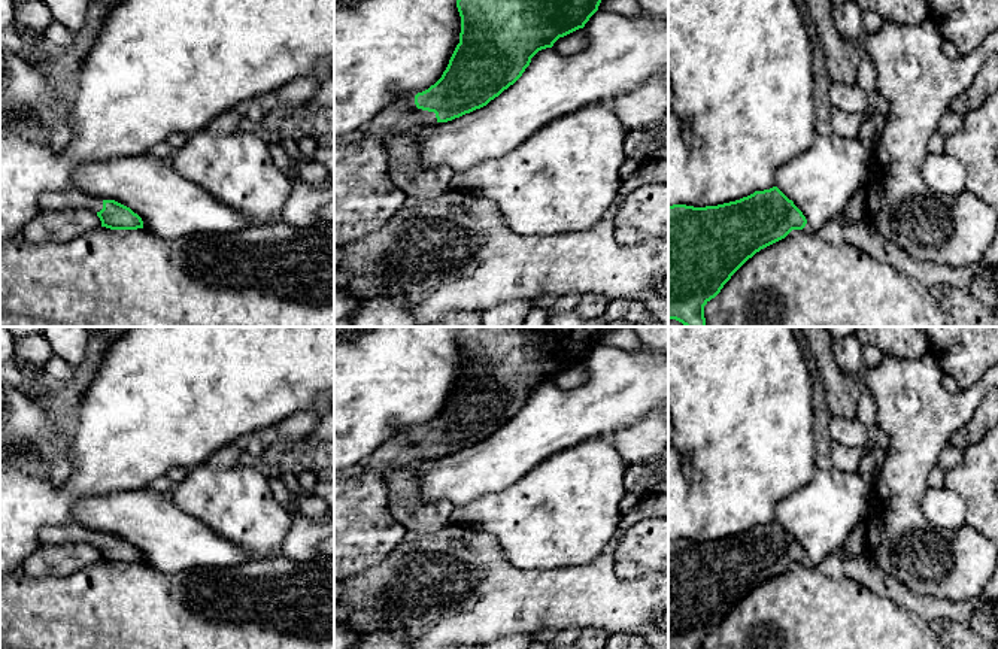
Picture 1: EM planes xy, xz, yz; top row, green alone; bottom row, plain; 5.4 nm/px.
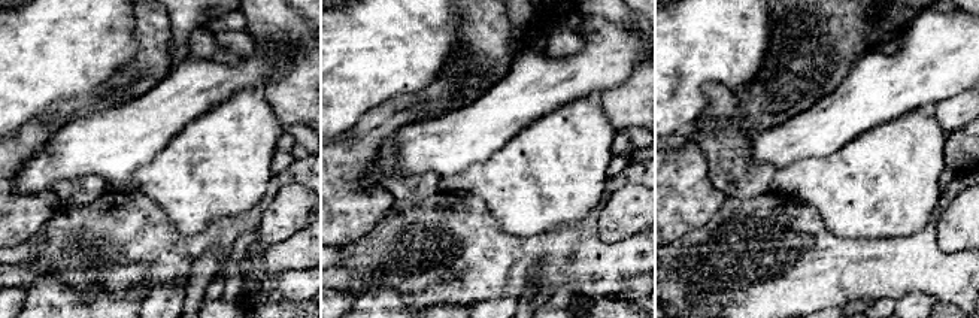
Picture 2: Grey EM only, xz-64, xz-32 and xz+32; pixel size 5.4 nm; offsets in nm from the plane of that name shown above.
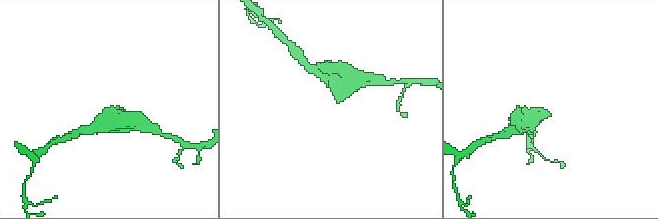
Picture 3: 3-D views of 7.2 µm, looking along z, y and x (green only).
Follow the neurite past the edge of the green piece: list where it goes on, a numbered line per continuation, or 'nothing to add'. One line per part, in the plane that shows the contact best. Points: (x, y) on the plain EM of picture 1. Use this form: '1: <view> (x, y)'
1: xz (364, 531)

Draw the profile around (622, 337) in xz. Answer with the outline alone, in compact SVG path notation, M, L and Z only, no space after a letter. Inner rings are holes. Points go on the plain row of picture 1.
M609 327L601 334L598 345L625 351L640 351L646 348L630 327Z

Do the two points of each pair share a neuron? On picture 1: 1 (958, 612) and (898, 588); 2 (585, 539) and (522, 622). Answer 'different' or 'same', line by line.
1: same
2: different

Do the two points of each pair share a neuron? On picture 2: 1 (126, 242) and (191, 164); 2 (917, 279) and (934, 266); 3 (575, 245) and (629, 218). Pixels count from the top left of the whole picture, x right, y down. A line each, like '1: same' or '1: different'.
1: different
2: same
3: different

